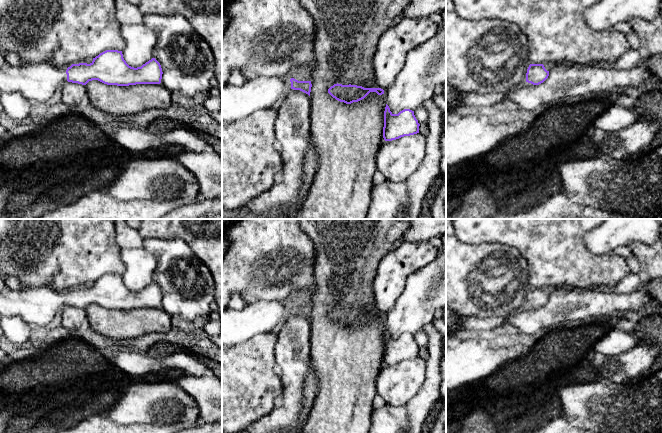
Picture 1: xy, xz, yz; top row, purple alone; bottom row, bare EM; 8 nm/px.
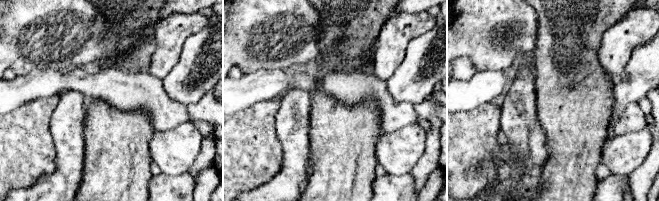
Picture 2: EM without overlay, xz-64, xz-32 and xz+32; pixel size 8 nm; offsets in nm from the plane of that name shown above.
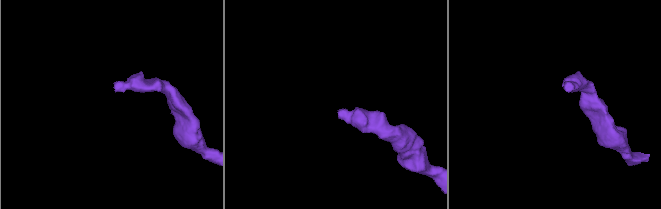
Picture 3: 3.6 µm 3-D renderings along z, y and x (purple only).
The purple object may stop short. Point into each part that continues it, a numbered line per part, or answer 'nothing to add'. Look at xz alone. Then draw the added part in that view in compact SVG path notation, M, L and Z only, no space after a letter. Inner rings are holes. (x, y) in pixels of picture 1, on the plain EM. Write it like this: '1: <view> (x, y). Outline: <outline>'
1: xz (238, 326). Outline: M260 300L241 310L222 311L222 344L243 343L250 338L270 332L291 314L289 302Z

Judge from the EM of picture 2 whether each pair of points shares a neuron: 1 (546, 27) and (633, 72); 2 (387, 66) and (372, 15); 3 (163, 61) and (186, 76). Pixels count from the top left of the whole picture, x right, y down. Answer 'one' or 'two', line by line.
1: two
2: two
3: two

